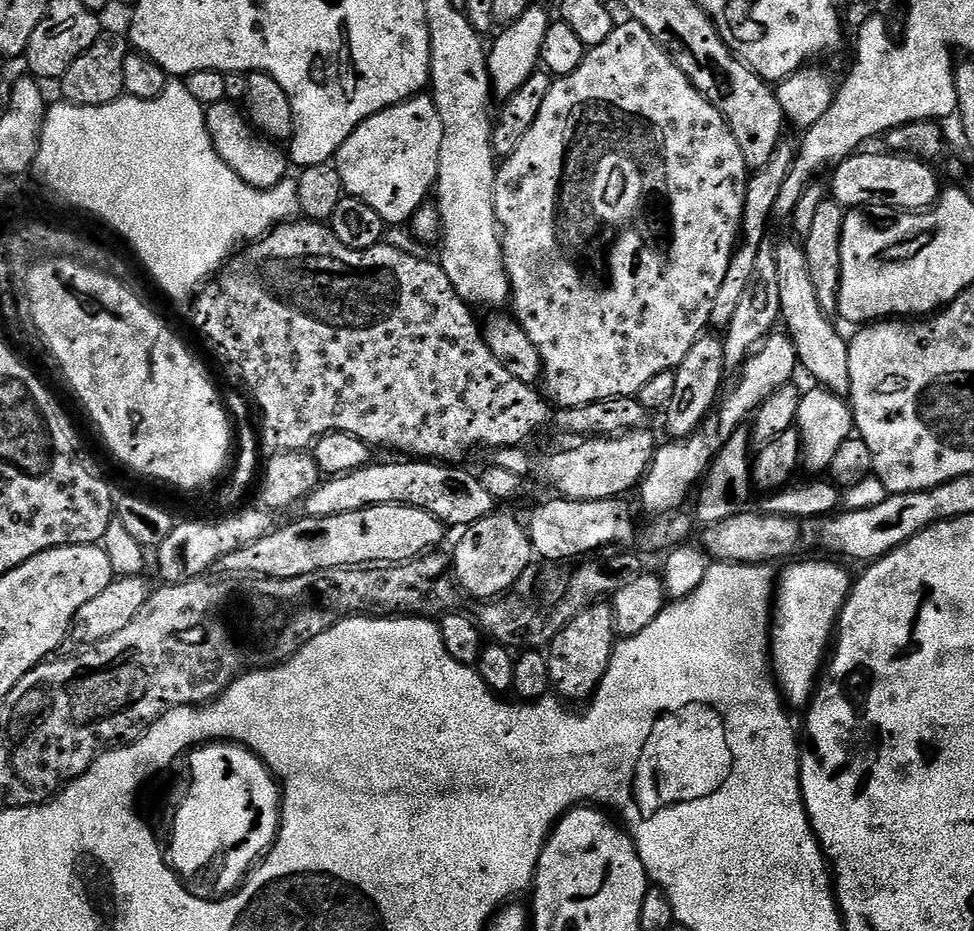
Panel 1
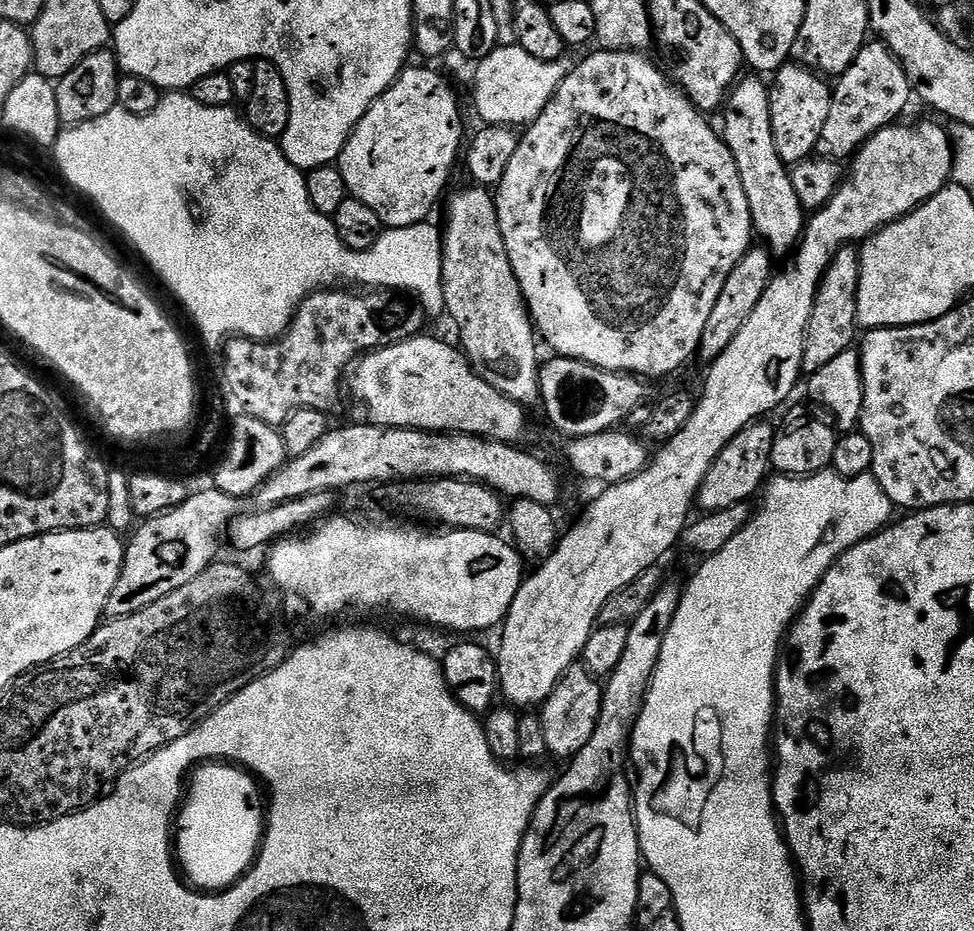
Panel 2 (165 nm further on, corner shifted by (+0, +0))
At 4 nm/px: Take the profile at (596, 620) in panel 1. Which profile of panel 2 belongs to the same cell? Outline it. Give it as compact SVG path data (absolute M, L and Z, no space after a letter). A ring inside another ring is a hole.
M587 667L569 668L555 690L548 695L539 713L542 734L546 734L546 746L553 757L556 755L575 758L588 745L598 726L603 697L601 681L593 676Z

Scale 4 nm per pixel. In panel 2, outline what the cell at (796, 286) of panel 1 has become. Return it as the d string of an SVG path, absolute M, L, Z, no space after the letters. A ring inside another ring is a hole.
M741 79L729 91L723 105L724 128L722 139L730 150L734 162L738 162L738 174L742 178L742 190L746 190L746 202L750 202L752 230L762 239L763 247L773 257L779 258L793 251L804 235L806 211L794 190L789 165L778 154L774 144L774 126L770 120L769 85L760 80Z

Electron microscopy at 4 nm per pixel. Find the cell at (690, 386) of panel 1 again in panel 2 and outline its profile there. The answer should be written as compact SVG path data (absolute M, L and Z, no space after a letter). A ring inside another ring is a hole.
M753 246L740 259L738 266L730 270L730 278L726 278L726 286L722 286L722 294L718 294L718 302L714 302L714 311L706 321L706 330L702 330L699 359L702 358L705 362L717 360L722 350L726 350L730 342L734 342L734 334L738 334L738 330L742 330L742 325L746 323L746 318L754 314L754 306L758 306L766 286L773 278L772 263L774 260L767 248Z

